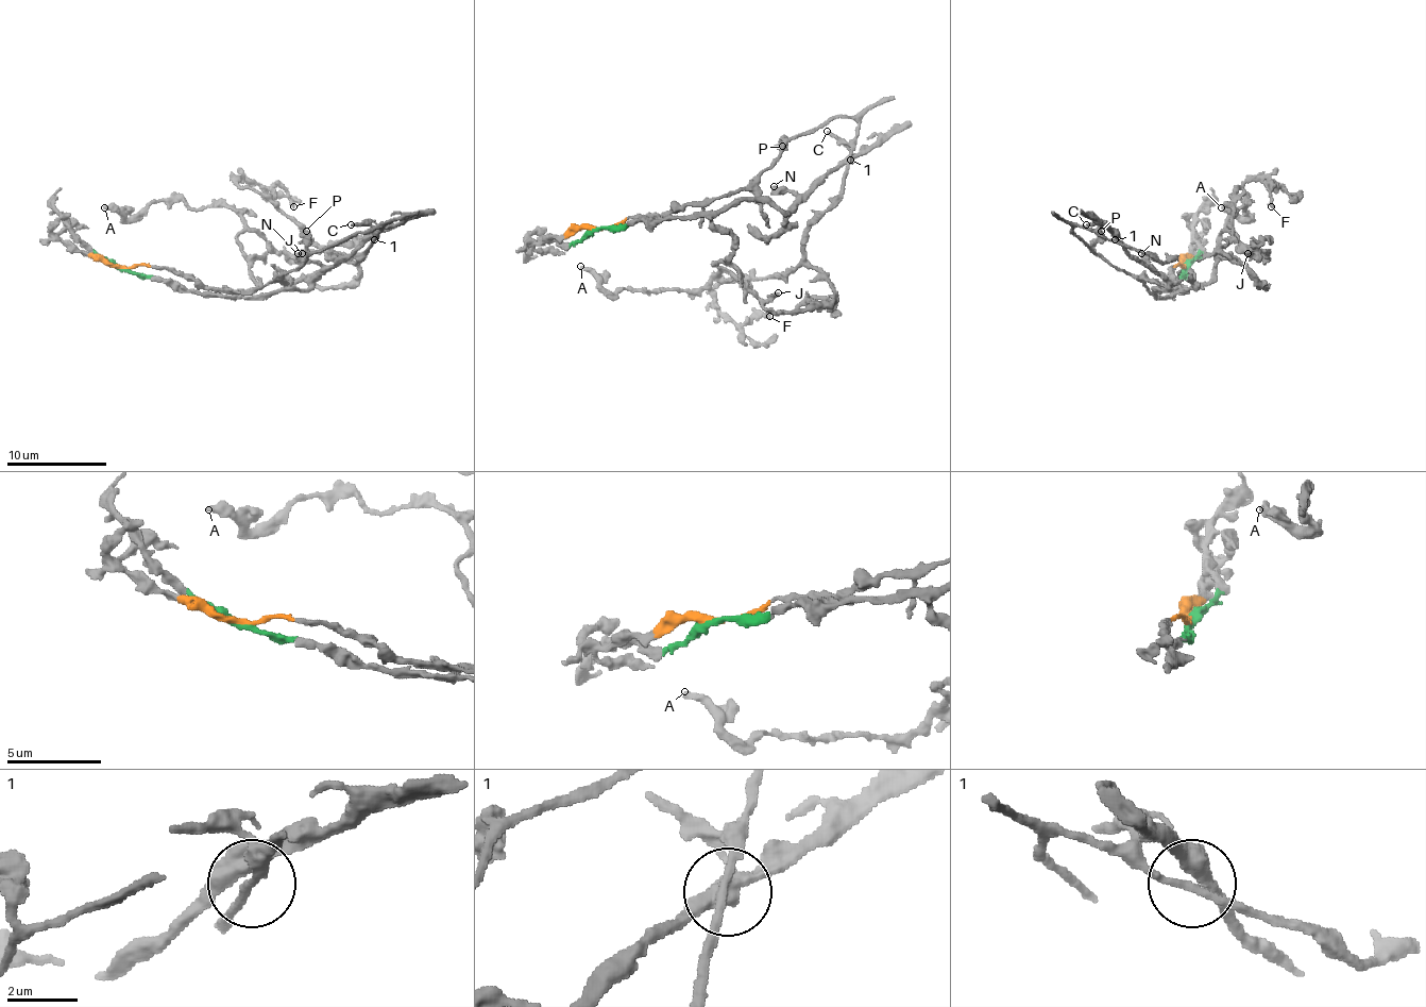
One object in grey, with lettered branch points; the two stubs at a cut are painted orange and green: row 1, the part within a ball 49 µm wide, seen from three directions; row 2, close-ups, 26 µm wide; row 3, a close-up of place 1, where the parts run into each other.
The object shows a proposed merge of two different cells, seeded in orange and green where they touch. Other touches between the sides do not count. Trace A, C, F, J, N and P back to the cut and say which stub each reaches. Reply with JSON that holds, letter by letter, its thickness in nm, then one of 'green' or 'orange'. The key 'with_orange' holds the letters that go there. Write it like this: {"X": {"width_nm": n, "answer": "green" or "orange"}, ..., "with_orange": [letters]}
{"A": {"width_nm": 360, "answer": "green"}, "C": {"width_nm": 170, "answer": "orange"}, "F": {"width_nm": 240, "answer": "orange"}, "J": {"width_nm": 360, "answer": "green"}, "N": {"width_nm": 400, "answer": "green"}, "P": {"width_nm": 360, "answer": "orange"}, "with_orange": ["C", "F", "P"]}

